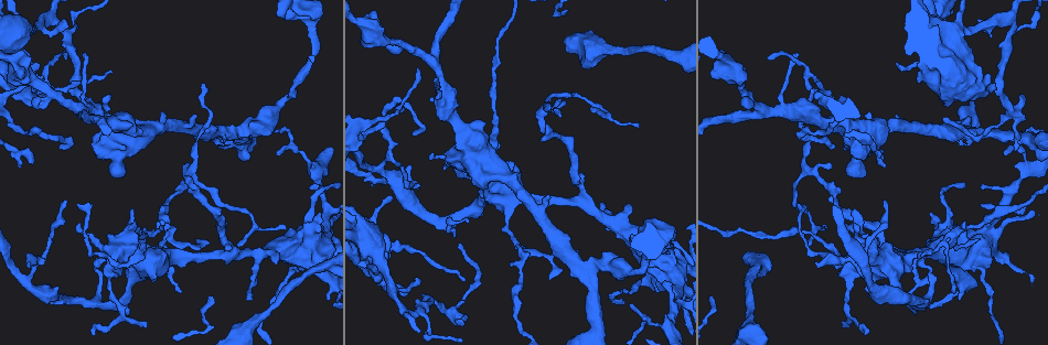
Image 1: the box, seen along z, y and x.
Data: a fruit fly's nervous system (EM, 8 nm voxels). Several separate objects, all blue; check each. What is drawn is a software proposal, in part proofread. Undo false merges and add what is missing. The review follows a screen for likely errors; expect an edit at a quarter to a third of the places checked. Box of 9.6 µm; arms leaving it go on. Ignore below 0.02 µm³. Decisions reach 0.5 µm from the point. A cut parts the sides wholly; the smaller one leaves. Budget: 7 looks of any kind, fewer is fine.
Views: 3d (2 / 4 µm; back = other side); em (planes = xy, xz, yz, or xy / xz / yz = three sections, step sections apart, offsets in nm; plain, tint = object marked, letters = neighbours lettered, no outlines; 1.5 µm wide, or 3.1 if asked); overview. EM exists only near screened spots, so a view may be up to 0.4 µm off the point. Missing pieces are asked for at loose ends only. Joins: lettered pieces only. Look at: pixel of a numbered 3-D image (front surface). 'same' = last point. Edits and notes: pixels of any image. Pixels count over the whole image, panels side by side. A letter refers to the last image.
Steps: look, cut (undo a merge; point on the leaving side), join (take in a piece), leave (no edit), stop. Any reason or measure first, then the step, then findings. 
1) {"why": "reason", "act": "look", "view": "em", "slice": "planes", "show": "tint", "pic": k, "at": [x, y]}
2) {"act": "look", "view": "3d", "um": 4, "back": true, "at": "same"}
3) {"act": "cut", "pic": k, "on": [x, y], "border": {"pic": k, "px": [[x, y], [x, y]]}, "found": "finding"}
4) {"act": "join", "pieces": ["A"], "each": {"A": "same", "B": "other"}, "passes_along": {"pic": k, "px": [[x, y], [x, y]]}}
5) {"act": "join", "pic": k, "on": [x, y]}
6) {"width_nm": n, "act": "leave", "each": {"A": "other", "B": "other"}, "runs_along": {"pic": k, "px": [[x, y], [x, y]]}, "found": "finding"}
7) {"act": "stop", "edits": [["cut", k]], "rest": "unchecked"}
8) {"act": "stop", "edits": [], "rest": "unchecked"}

{"why": "branch stops here", "act": "look", "view": "3d", "um": 2, "pic": 1, "at": [40, 64]}

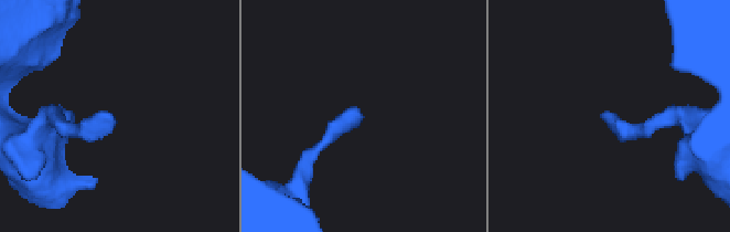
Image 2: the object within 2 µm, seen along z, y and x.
{"act": "look", "view": "em", "slice": "planes", "show": "letters", "pic": 2, "at": [362, 117]}

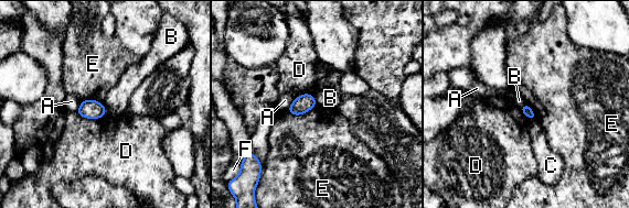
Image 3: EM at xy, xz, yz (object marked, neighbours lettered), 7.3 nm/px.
{"longest_contact_nm": ["D", 220], "act": "leave", "each": {"A": "other", "B": "other", "C": "other", "D": "other", "E": "other", "F": "other"}, "found": "none of them fits"}

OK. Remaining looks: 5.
{"why": "looks like a crossing", "act": "look", "view": "3d", "um": 2, "pic": 1, "at": [415, 311]}

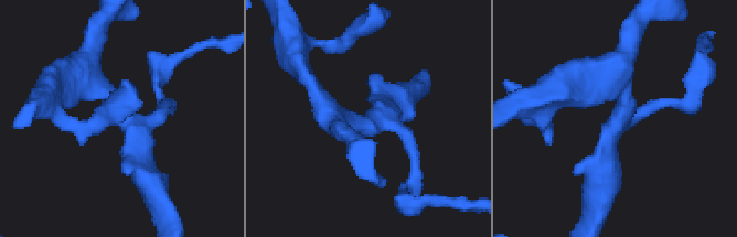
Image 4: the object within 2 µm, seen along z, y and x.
{"arms": 4, "why": "need the tissue", "act": "look", "view": "em", "slice": "planes", "show": "letters", "pic": 4, "at": [618, 113]}

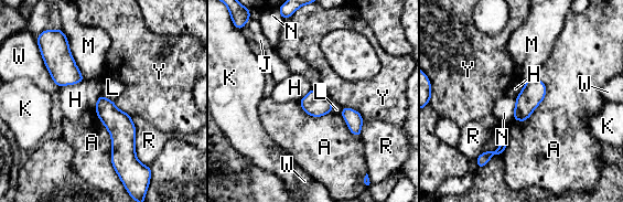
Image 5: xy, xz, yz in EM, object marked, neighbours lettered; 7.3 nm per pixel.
{"act": "leave", "each": {"A": "other", "H": "other", "J": "other", "K": "other", "L": "other", "M": "other", "N": "other", "R": "other", "W": "other", "Y": "other"}, "runs_along": {"pic": 5, "px": [[100, 99], [119, 125], [117, 162]]}, "found": "all the same neuron"}

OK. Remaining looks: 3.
{"why": "free end", "act": "look", "view": "em", "slice": "planes", "show": "letters", "pic": 1, "at": [1015, 148]}

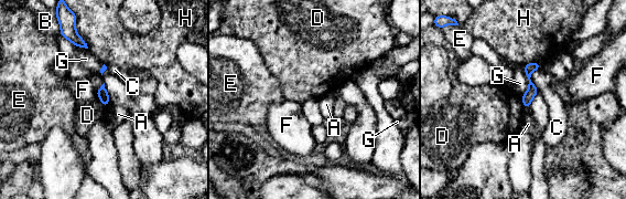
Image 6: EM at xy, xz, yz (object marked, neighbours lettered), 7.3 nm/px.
{"act": "leave", "each": {"A": "other", "B": "other", "C": "other", "D": "other", "E": "other", "F": "other", "G": "other", "H": "other"}, "runs_along": {"pic": 6, "px": [[535, 65], [528, 72], [526, 104]]}, "found": "none of them fits"}

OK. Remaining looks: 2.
{"act": "stop", "edits": [], "rest": "unchecked"}

